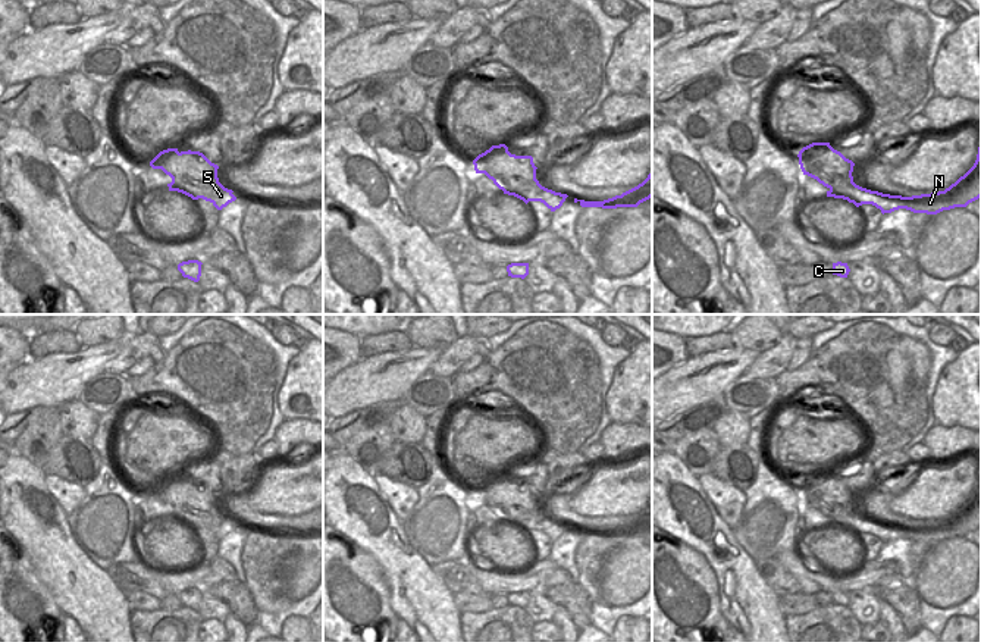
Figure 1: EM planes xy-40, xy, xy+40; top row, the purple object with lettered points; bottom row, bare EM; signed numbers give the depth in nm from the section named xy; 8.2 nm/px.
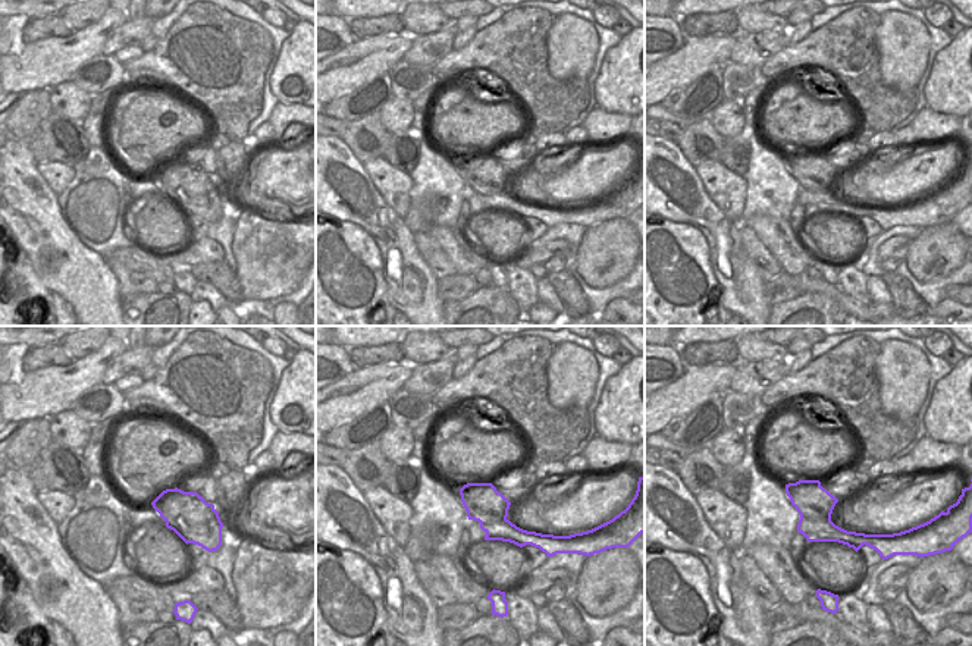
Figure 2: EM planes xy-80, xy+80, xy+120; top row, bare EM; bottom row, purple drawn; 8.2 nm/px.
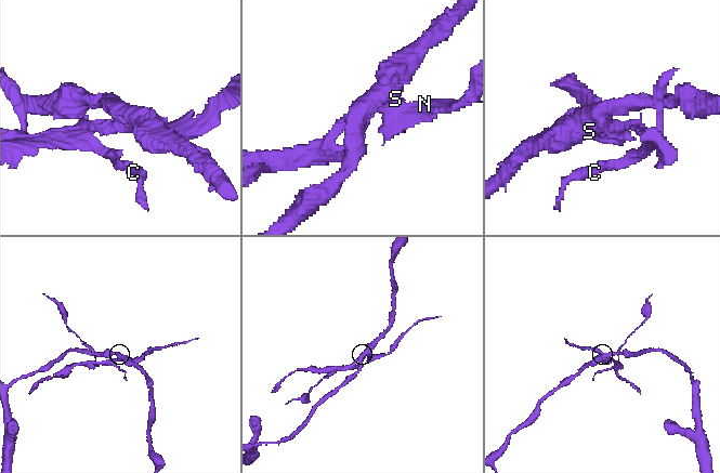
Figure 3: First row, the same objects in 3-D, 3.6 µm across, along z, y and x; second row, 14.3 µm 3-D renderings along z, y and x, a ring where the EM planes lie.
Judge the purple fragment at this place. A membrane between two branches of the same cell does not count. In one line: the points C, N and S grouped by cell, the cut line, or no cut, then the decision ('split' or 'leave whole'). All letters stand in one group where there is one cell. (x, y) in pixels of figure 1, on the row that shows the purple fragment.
groups C N / S; cut xy (547, 188), (504, 191); split

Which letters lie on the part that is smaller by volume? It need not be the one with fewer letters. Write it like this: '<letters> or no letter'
C, N

